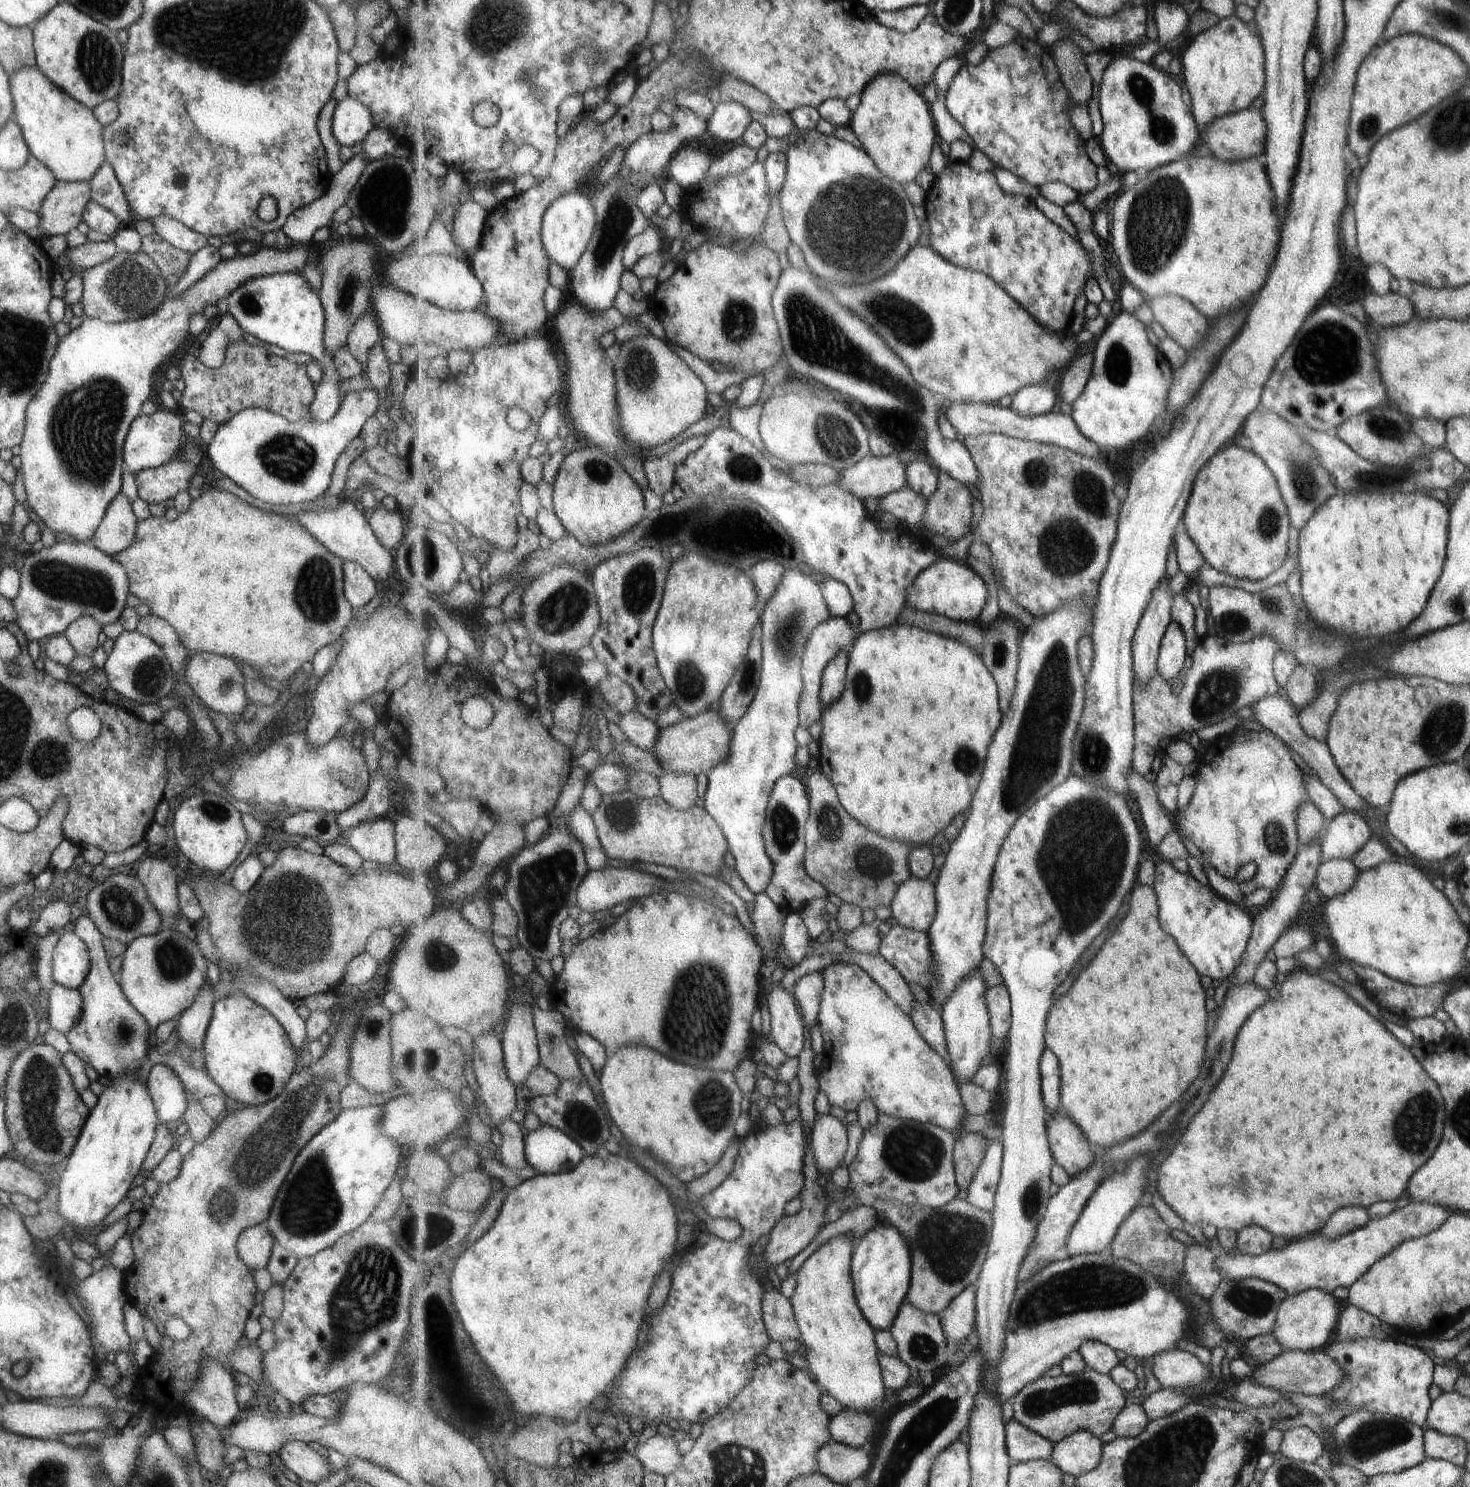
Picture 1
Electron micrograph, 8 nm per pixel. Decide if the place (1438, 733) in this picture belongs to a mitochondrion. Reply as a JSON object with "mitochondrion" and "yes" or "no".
{"mitochondrion":"yes"}

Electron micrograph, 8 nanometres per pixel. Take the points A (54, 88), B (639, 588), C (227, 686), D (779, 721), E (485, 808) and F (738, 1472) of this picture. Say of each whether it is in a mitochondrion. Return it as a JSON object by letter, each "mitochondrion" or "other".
{"A":"other","B":"mitochondrion","C":"mitochondrion","D":"mitochondrion","E":"other","F":"mitochondrion"}

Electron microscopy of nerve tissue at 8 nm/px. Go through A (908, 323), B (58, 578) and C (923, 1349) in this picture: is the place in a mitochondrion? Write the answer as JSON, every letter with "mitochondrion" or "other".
{"A":"mitochondrion","B":"mitochondrion","C":"mitochondrion"}

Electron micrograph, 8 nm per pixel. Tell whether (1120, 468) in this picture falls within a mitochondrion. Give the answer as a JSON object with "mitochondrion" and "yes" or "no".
{"mitochondrion":"no"}

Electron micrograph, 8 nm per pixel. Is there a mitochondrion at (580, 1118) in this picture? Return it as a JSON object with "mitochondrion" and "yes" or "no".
{"mitochondrion":"yes"}

